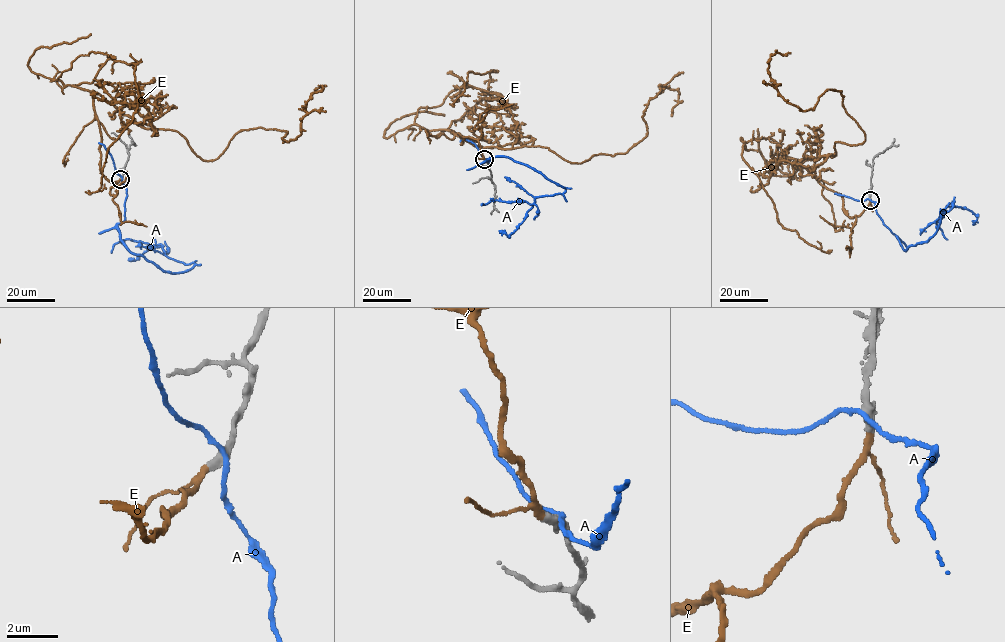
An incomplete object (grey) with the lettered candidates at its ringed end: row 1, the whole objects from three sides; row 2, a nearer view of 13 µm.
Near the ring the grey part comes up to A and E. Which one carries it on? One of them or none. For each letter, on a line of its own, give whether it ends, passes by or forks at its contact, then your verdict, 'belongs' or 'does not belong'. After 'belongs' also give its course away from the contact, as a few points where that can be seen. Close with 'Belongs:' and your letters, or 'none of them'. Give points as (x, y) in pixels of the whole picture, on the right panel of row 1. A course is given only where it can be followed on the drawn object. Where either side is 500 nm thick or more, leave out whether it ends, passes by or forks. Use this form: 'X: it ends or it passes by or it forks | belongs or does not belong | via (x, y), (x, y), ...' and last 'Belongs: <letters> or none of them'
A: it passes by | does not belong
E: it passes by | belongs | via (870, 200), (848, 216), (800, 163), (865, 137), (841, 90), (803, 111), (780, 95), (769, 62), (790, 53)
Belongs: E

